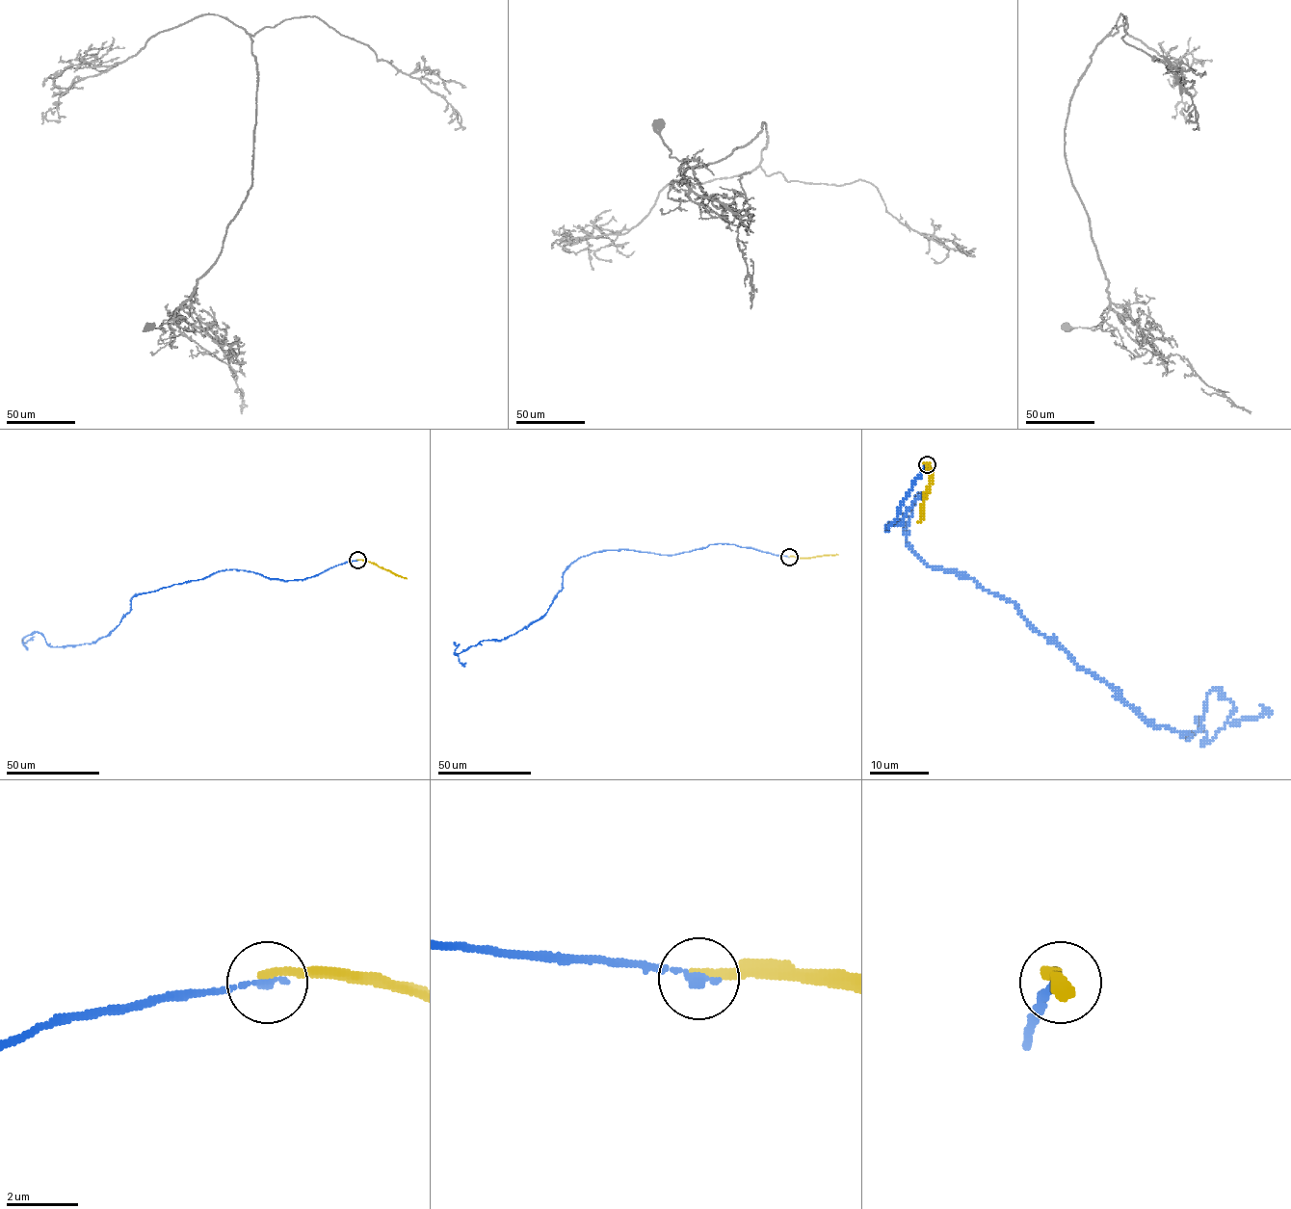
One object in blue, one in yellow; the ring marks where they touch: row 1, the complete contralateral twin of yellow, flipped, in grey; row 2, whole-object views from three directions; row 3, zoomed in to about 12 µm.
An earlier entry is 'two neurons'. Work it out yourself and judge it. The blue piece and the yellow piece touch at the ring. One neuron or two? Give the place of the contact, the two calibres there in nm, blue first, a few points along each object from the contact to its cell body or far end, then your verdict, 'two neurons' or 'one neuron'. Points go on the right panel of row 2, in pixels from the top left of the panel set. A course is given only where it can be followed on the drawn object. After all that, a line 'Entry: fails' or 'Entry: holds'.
place (927, 464); calibres 200 and 260 nm; course blue (927, 463), (886, 529), (921, 493), (929, 565), (1153, 726), (1262, 705); course yellow (926, 463), (931, 466), (931, 487), (924, 498), (921, 523); two neurons
Entry: holds

